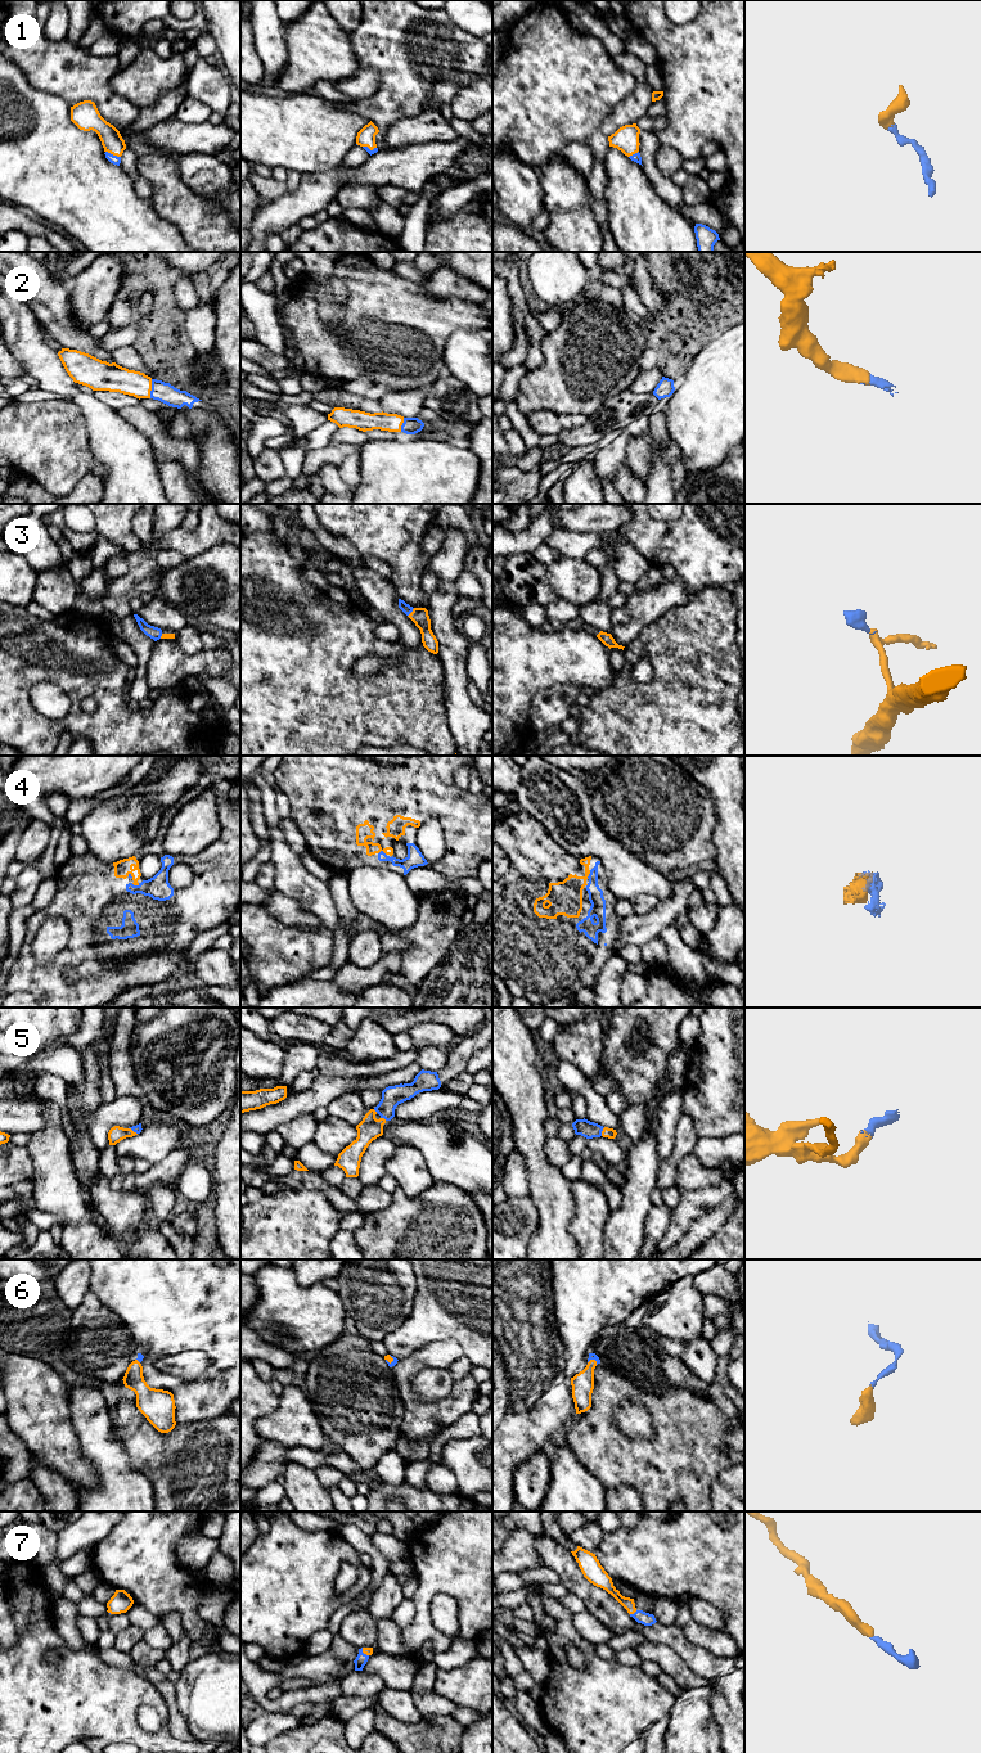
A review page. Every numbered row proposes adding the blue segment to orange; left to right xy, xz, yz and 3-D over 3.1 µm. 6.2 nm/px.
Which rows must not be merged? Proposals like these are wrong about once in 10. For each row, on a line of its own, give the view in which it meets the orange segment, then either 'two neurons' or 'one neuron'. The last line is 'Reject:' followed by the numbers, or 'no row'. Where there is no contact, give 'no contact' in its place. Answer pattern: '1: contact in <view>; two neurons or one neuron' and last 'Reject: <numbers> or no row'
1: contact in xy; one neuron
2: contact in xy; one neuron
3: contact in xz; one neuron
4: contact in xy; one neuron
5: contact in yz; one neuron
6: contact in xz; one neuron
7: contact in yz; one neuron
Reject: no row

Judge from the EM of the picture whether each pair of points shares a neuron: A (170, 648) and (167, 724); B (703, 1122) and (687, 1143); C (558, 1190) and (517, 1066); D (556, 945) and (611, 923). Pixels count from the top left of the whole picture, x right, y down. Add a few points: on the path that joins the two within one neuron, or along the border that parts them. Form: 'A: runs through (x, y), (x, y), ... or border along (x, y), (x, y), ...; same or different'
A: border along (180, 683), (161, 690); different
B: border along (682, 1112), (689, 1117), (693, 1130), (698, 1136); different
C: runs through (535, 1159), (529, 1143), (529, 1112), (525, 1096); same
D: runs through (570, 945), (575, 945), (597, 923); same

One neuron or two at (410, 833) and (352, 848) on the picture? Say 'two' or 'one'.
one

